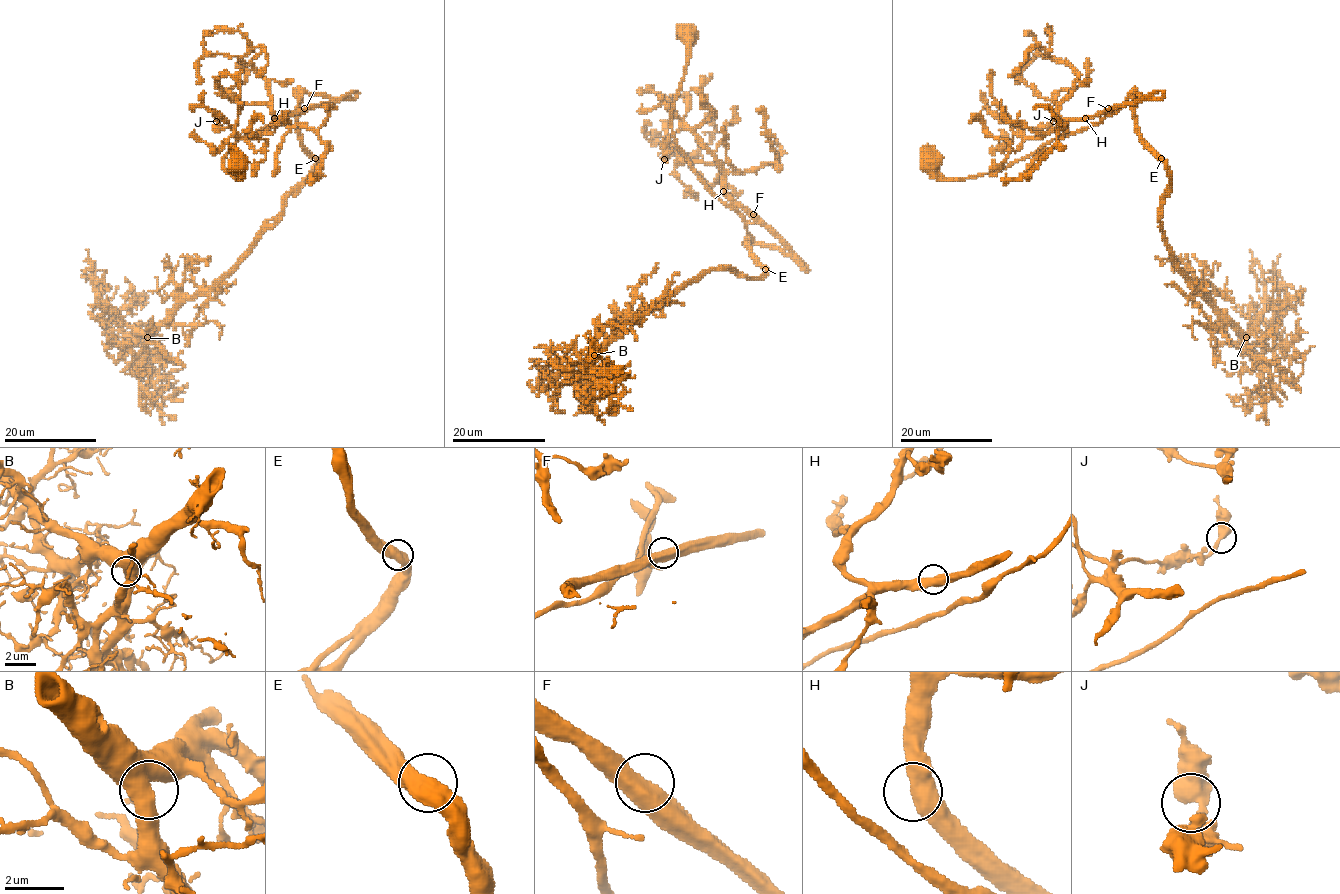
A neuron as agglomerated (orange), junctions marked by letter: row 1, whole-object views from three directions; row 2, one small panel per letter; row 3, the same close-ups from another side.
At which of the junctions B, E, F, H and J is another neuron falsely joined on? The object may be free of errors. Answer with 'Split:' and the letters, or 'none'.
Split: none

